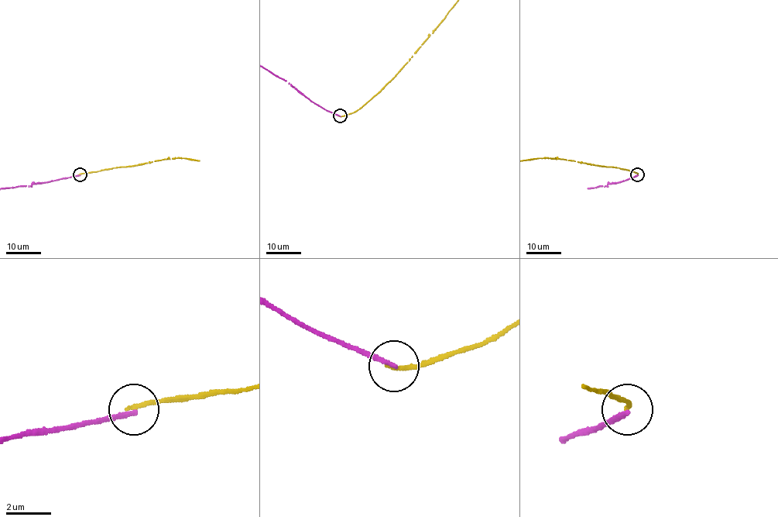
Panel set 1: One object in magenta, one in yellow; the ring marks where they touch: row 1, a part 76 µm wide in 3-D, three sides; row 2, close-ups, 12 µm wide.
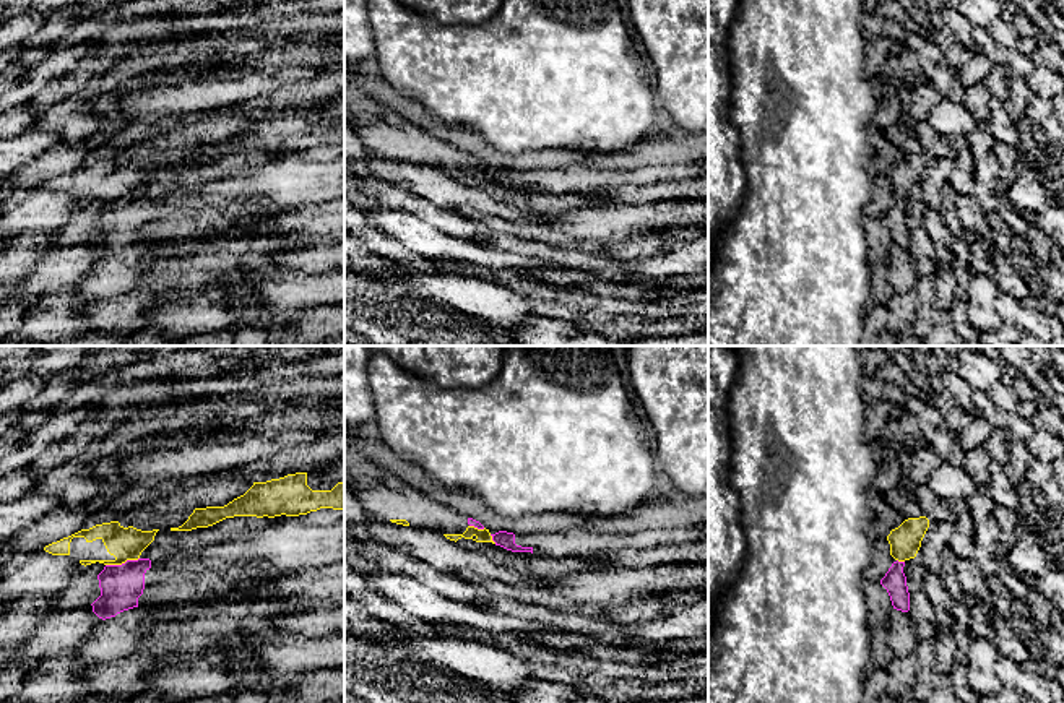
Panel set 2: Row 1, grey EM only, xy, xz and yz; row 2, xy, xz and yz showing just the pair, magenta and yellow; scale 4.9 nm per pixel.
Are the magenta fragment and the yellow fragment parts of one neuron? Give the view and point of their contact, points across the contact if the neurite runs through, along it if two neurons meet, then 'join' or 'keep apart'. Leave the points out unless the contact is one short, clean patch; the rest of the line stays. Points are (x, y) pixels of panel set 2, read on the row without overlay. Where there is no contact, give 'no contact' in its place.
contact xy (122, 200); border xy (138, 194), (106, 202); keep apart

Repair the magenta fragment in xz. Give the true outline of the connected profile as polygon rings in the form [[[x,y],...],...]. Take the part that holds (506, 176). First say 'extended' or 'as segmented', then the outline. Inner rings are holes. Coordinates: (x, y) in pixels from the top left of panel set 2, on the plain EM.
extended; [[[692,161],[673,166],[643,166],[629,170],[599,170],[572,164],[559,169],[513,170],[499,167],[492,172],[495,182],[512,188],[549,192],[606,192],[627,185],[650,185],[669,179],[702,177],[708,161]]]

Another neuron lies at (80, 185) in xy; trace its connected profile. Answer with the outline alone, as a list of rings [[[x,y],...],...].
[[[119,157],[96,161],[44,183],[52,192],[70,192],[81,201],[122,201],[138,196],[141,188],[154,177],[159,166],[141,167],[123,164]]]

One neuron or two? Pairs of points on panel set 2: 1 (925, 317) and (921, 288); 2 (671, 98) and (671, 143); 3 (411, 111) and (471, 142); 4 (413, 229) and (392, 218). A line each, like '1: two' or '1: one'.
1: one
2: two
3: one
4: one

